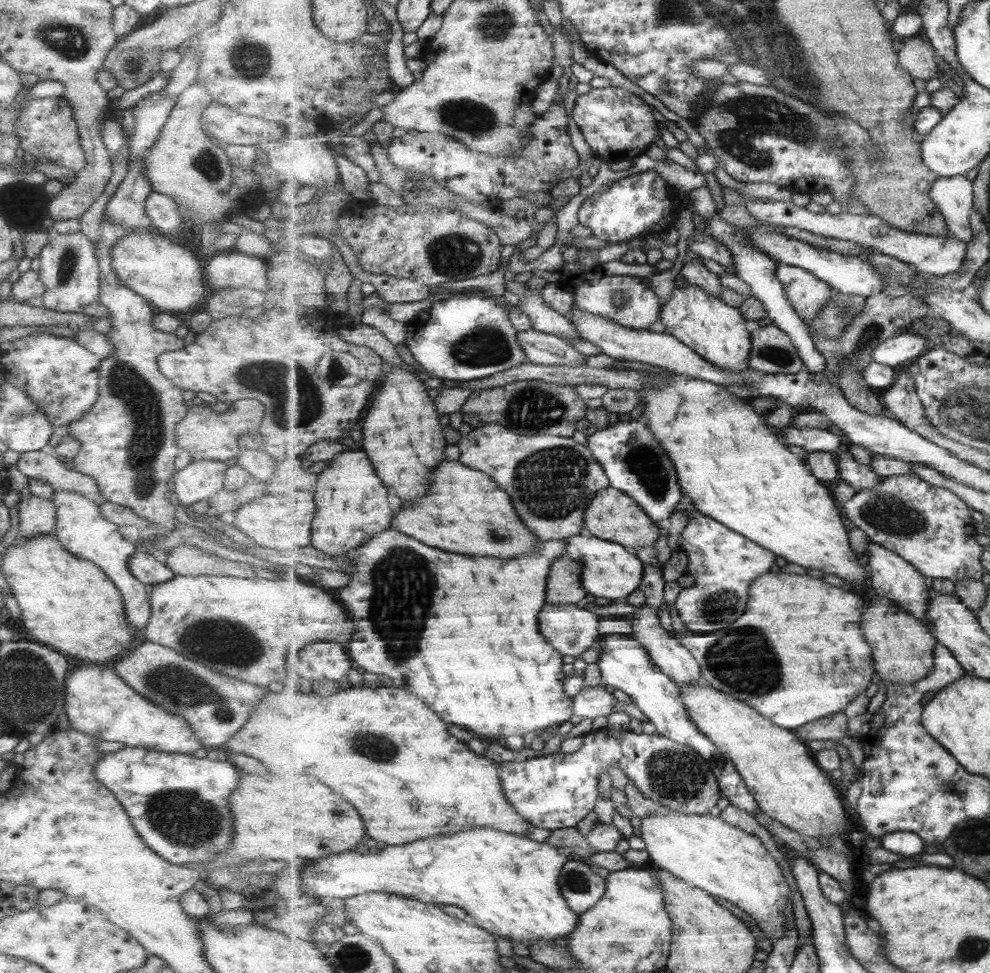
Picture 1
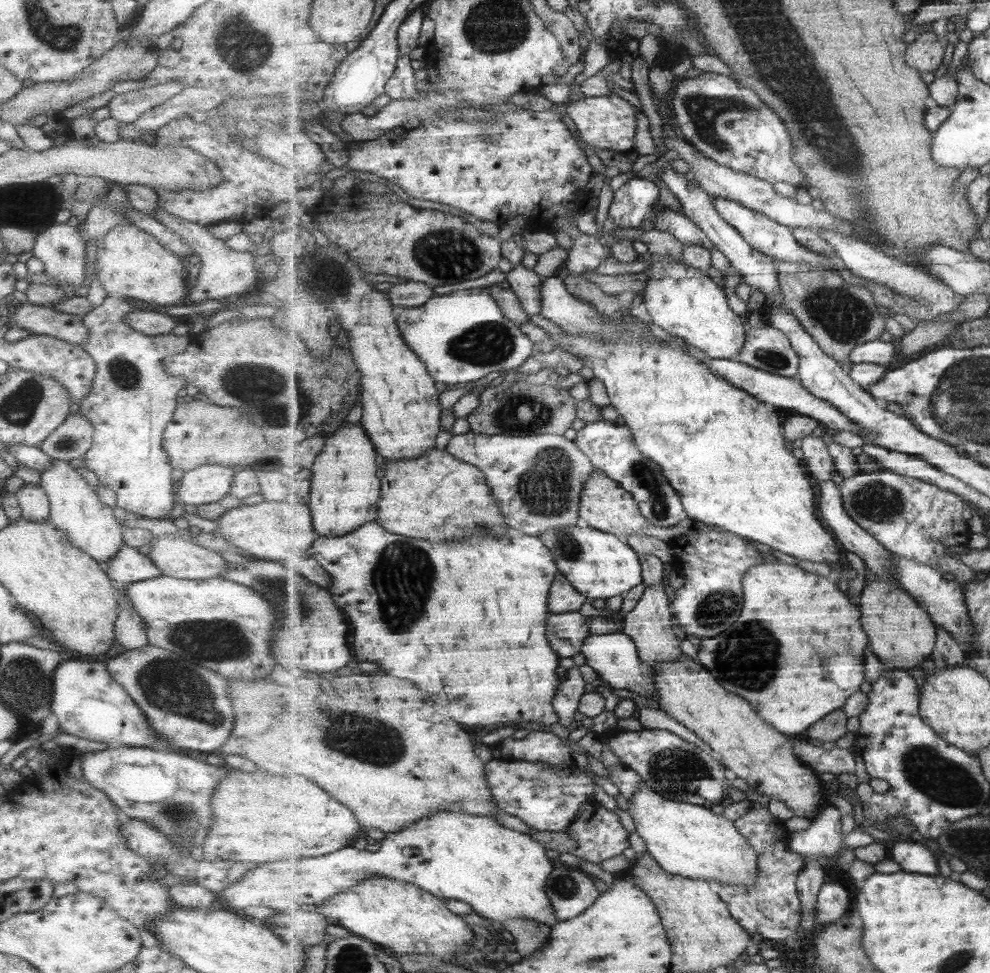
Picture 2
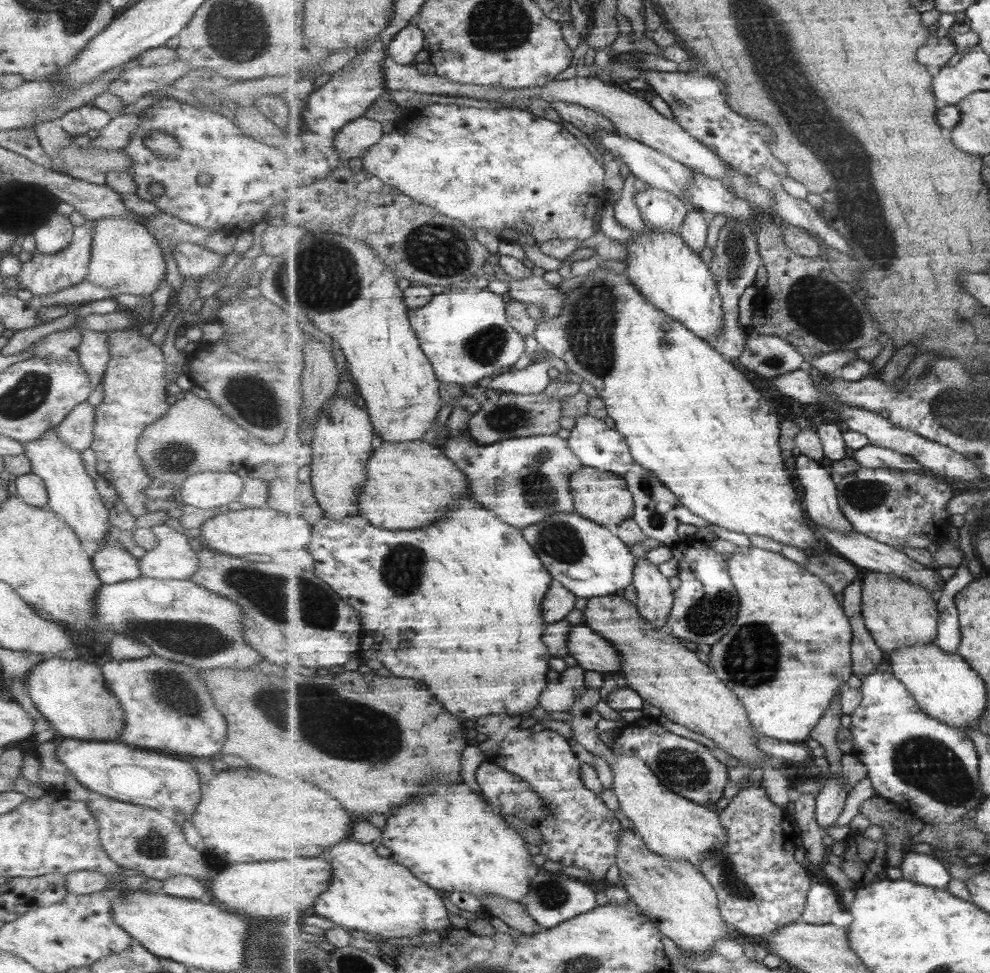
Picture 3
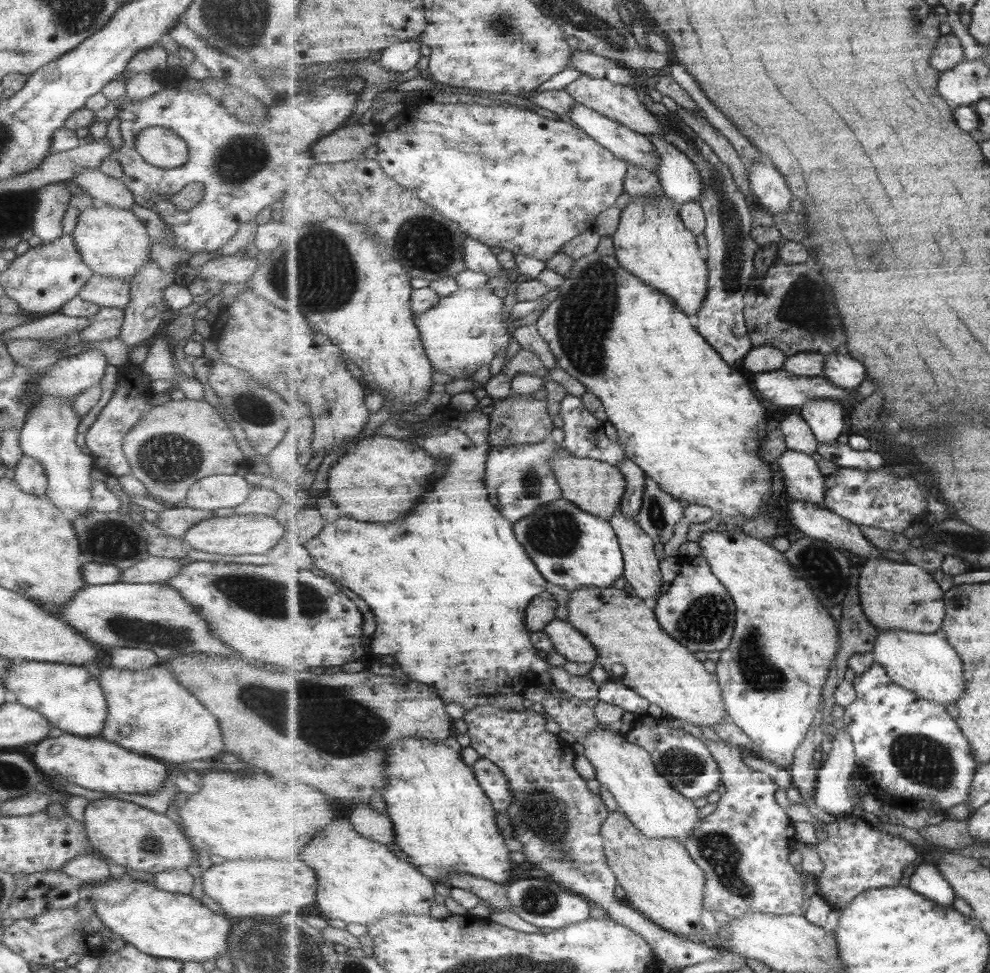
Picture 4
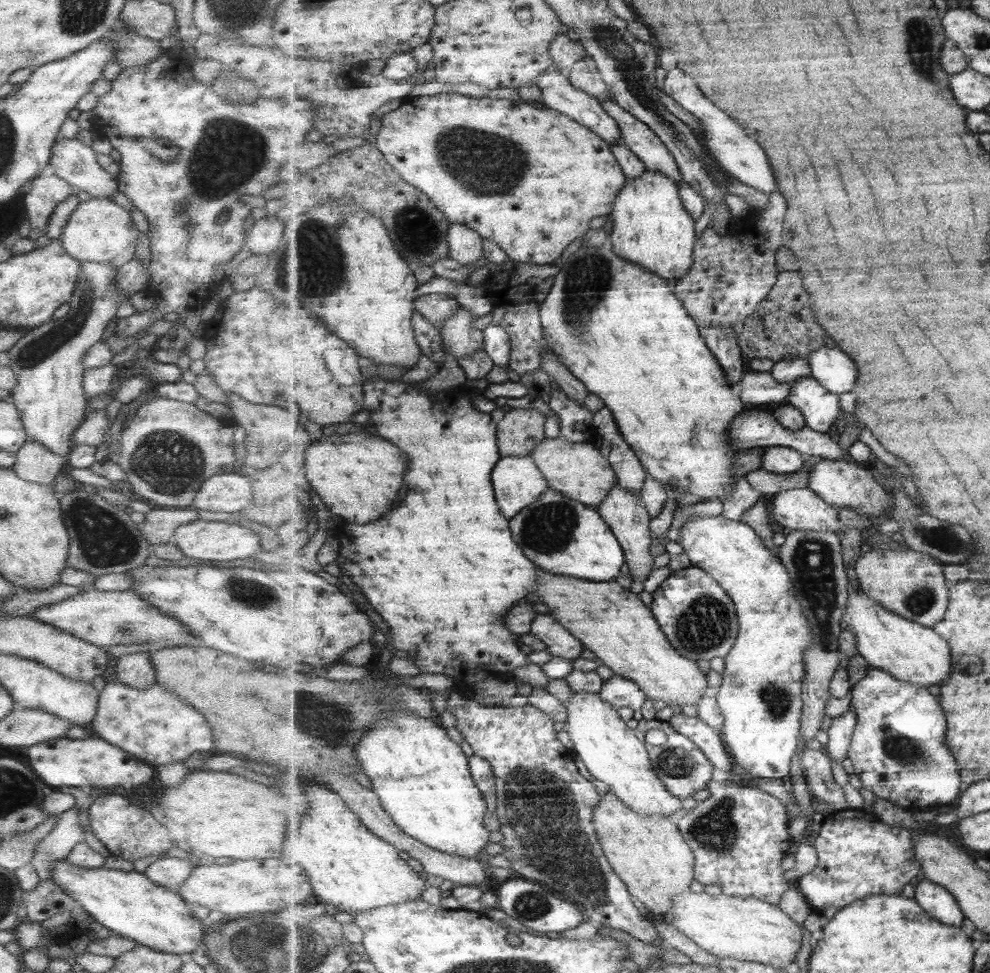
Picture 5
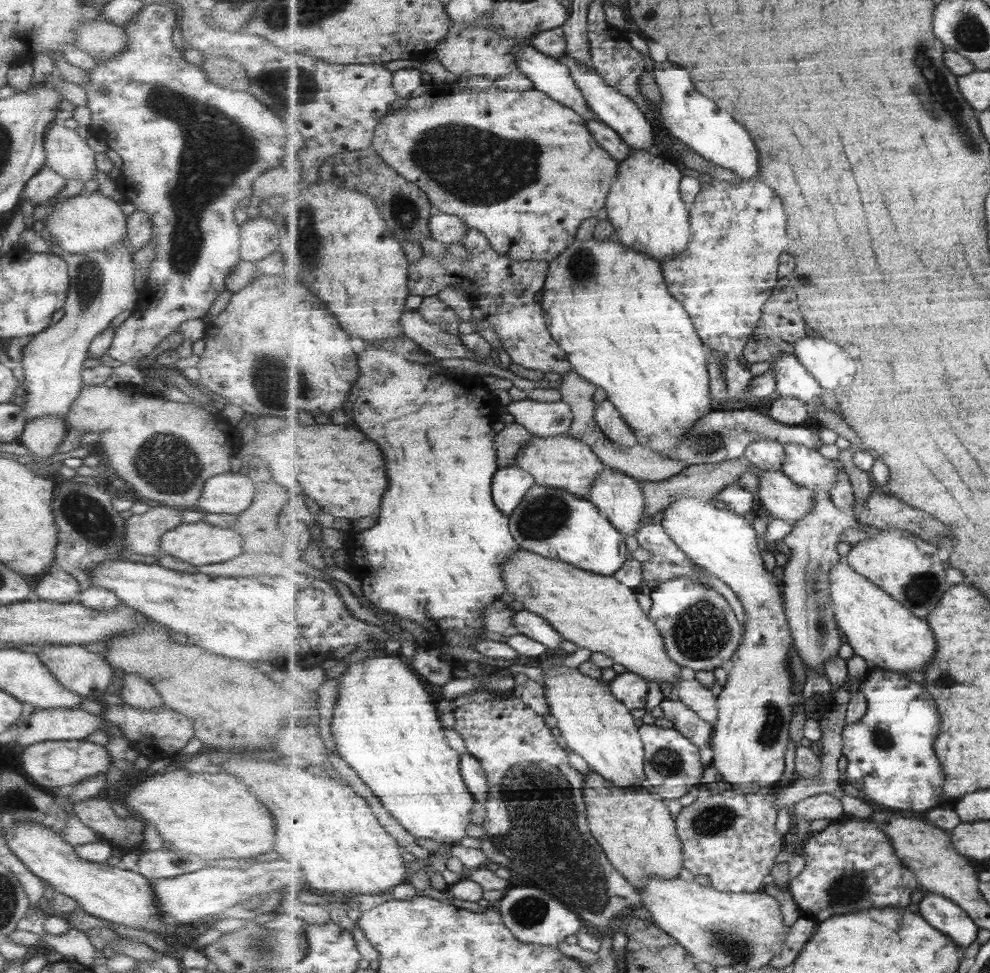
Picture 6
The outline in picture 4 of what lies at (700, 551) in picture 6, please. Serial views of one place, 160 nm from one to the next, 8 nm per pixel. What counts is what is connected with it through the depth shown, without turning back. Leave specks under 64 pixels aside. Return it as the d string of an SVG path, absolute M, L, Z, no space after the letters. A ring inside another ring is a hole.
M703 527L701 537L697 540L702 548L701 555L705 555L709 561L709 566L713 569L713 573L723 582L723 585L728 588L729 594L737 604L736 608L736 631L734 632L731 648L721 651L721 658L716 663L716 676L722 688L722 695L725 700L725 710L727 710L729 718L740 726L752 739L752 746L747 746L747 750L761 759L765 759L770 763L779 765L781 768L792 766L796 758L797 747L804 742L805 737L811 730L813 723L816 720L816 714L820 711L821 700L823 699L823 686L828 681L832 664L836 662L837 655L840 654L840 628L837 628L833 616L829 609L821 604L821 600L817 598L813 592L813 587L809 586L807 580L800 578L797 569L793 568L788 556L776 550L771 544L763 542L762 539L749 536L744 531L735 533L733 529L726 529L723 533L717 532L715 527Z

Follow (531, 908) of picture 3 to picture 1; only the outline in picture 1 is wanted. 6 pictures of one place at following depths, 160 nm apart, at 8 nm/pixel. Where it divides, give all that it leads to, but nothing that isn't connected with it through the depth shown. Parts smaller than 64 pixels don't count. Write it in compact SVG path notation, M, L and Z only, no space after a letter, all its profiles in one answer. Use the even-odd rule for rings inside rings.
M572 857L560 876L561 892L579 914L591 910L606 893L606 878L593 872L582 858Z

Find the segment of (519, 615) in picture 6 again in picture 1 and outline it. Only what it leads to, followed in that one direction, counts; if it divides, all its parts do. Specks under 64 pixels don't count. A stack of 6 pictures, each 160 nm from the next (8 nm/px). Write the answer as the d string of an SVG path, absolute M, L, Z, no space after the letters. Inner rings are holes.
M611 634L603 638L601 648L602 653L597 664L600 668L602 683L625 692L647 720L657 728L657 733L690 746L703 756L711 764L712 771L716 773L719 780L721 792L730 804L746 810L753 817L757 816L757 810L761 809L760 804L749 790L736 764L693 722L687 712L687 706L681 700L682 687L653 662L647 649L643 648L643 644L639 644L629 635Z

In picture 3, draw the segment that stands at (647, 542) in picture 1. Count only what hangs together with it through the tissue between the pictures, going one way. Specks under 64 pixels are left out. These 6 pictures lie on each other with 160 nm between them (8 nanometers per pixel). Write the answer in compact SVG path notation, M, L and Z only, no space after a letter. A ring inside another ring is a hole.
M585 465L571 475L570 485L576 501L576 511L589 520L609 528L617 528L634 515L636 507L633 493L627 482L614 472L605 472Z

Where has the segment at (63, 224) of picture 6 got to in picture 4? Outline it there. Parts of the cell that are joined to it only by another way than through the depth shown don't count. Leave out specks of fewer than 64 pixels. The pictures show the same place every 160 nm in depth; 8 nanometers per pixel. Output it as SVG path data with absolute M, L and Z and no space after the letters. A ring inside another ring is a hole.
M103 203L84 207L70 236L81 262L92 274L130 282L138 268L150 260L149 236L145 226L130 209L113 208Z

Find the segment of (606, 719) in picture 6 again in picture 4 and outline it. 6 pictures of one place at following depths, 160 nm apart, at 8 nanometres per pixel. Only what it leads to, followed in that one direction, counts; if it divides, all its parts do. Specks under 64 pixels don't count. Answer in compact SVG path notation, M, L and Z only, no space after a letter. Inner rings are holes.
M599 727L592 730L581 742L584 748L581 761L601 787L612 793L619 809L645 836L653 839L675 838L681 842L689 838L704 818L694 800L672 787L668 777L656 767L656 761L648 749L631 742L627 735L617 735L613 731L615 729L609 731Z

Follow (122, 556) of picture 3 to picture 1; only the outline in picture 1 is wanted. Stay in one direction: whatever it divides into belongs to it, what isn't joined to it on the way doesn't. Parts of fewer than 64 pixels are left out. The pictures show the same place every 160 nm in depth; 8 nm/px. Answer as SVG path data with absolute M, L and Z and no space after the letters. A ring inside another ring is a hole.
M141 550L135 551L129 557L127 570L141 584L149 587L159 583L165 583L165 581L173 579L174 576L173 572L155 554L150 555Z

